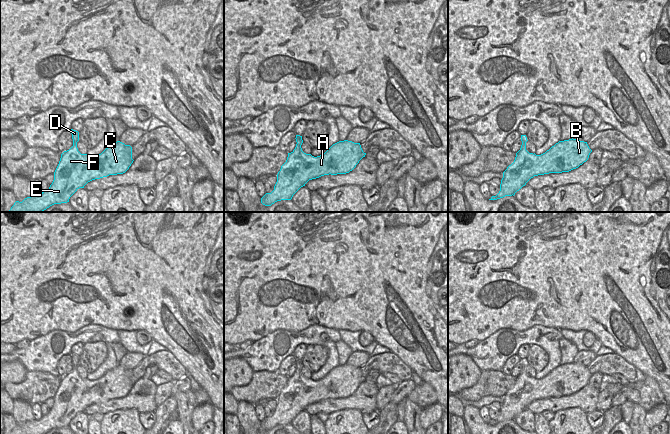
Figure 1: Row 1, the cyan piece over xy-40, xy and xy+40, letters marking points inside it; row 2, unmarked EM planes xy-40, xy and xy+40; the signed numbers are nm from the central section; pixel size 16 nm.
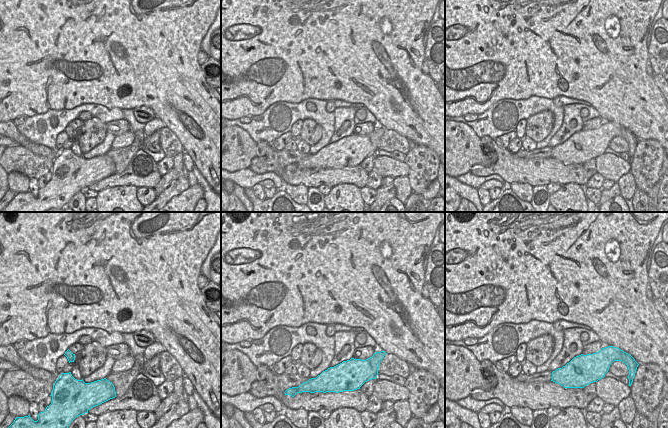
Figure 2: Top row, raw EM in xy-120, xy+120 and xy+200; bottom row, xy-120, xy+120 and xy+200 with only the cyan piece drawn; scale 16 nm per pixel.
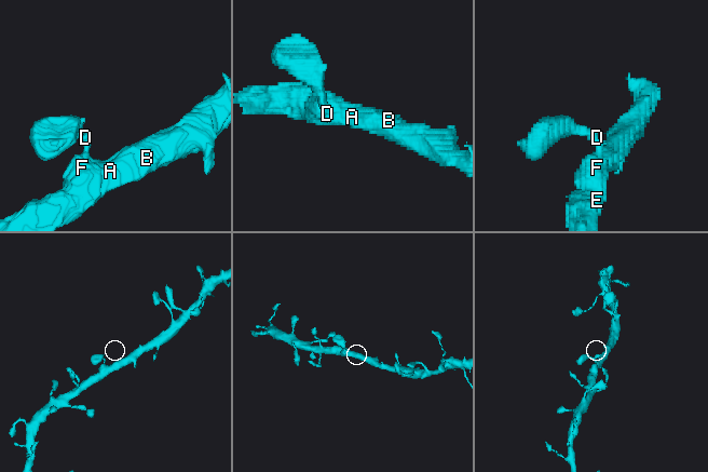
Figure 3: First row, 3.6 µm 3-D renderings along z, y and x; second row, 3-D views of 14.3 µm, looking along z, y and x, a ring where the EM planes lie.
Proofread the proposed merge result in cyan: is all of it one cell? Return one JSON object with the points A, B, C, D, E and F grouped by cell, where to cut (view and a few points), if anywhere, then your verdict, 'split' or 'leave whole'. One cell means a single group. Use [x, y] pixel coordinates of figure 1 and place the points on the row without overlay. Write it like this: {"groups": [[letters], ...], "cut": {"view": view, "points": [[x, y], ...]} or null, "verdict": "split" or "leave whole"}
{"groups": [["A", "B", "C", "D", "E", "F"]], "cut": null, "verdict": "leave whole"}

